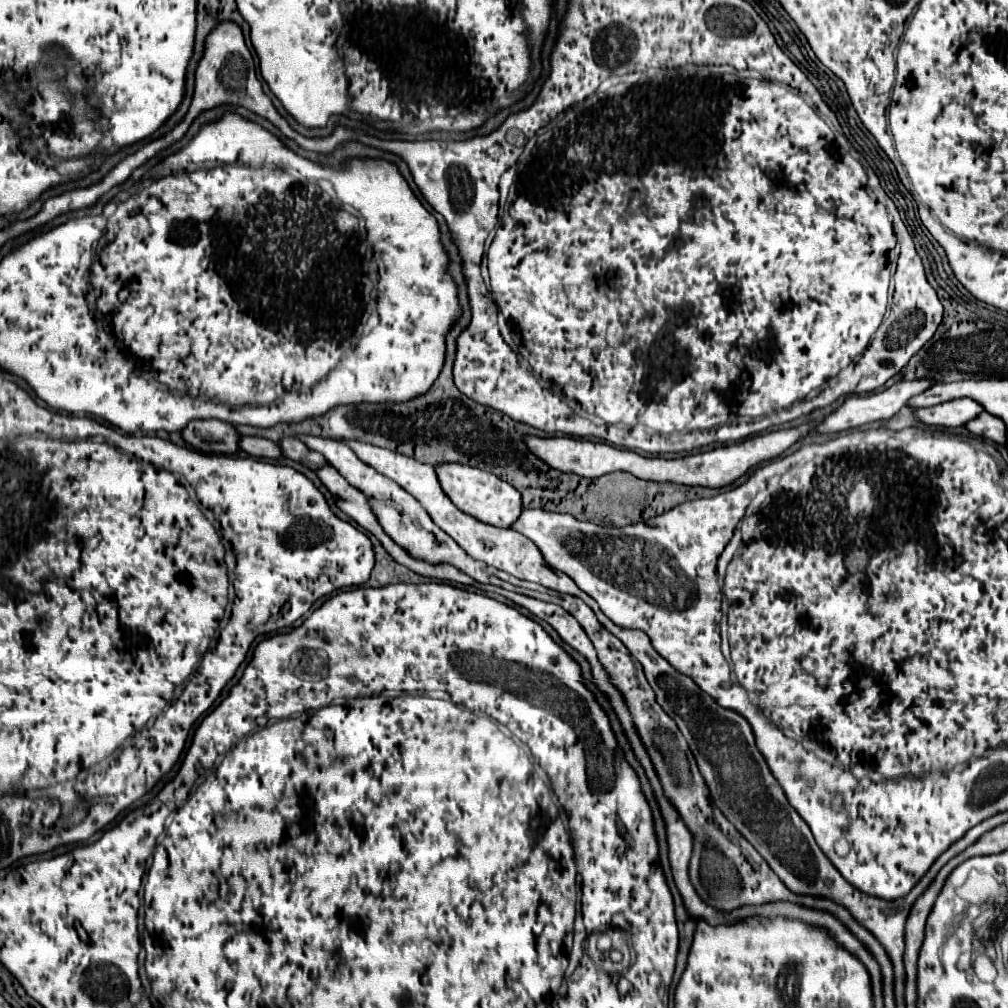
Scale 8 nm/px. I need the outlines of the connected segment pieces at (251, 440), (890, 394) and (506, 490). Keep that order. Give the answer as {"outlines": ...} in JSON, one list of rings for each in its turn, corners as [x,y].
{"outlines":[[[[242,437],[240,449],[252,457],[264,457],[264,459],[280,459],[282,457],[280,445],[276,441],[262,439],[262,437]]],[[[924,379],[924,381],[900,381],[892,387],[888,387],[886,391],[880,391],[880,393],[874,393],[874,395],[868,395],[868,397],[850,397],[844,401],[842,407],[838,407],[832,415],[828,415],[820,427],[812,433],[836,433],[836,431],[844,431],[844,429],[856,429],[860,425],[868,425],[872,421],[882,421],[882,419],[890,419],[894,417],[906,403],[908,399],[912,399],[914,395],[918,393],[924,393],[928,387],[932,387],[934,381],[932,379]]],[[[450,463],[450,465],[438,465],[436,475],[440,479],[444,493],[448,493],[448,497],[452,499],[452,503],[460,511],[480,519],[482,523],[488,523],[494,527],[512,527],[524,509],[522,495],[510,483],[498,479],[492,473],[486,473],[486,471],[480,471],[474,467],[466,467],[466,465]]]]}

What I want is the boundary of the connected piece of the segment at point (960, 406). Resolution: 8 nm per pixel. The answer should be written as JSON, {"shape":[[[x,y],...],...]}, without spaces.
{"shape":[[[952,399],[948,403],[940,403],[936,407],[924,407],[916,409],[916,419],[920,419],[926,427],[962,427],[972,417],[978,417],[984,411],[984,407],[972,399]]]}

